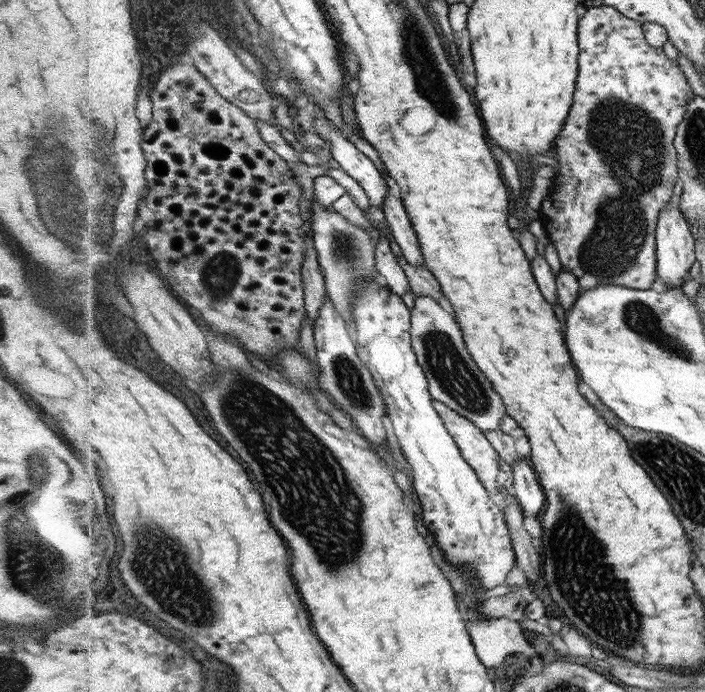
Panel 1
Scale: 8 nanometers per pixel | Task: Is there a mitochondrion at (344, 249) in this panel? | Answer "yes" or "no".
yes

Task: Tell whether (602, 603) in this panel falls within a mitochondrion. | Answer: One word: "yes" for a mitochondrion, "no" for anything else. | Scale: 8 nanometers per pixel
yes

